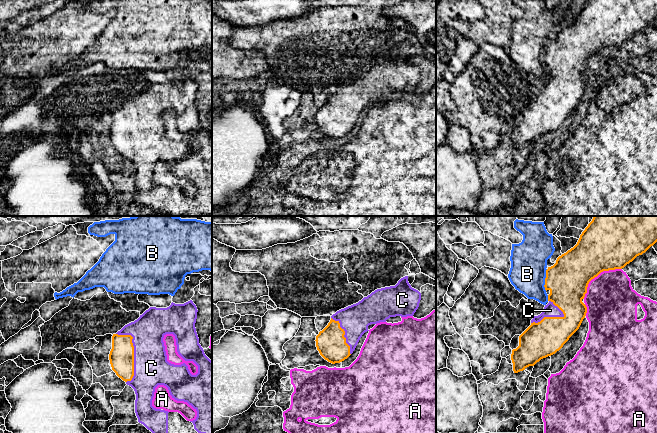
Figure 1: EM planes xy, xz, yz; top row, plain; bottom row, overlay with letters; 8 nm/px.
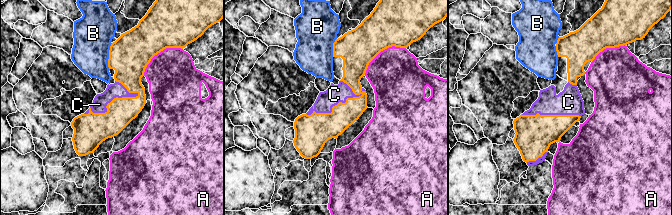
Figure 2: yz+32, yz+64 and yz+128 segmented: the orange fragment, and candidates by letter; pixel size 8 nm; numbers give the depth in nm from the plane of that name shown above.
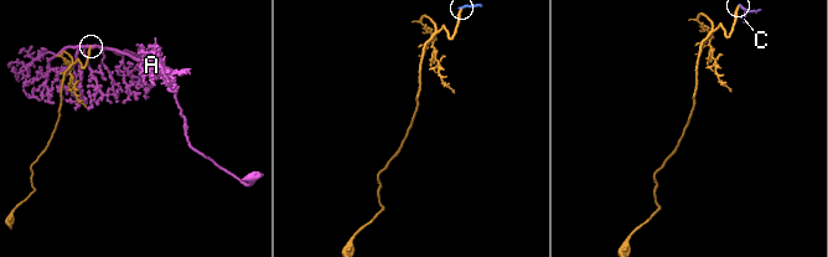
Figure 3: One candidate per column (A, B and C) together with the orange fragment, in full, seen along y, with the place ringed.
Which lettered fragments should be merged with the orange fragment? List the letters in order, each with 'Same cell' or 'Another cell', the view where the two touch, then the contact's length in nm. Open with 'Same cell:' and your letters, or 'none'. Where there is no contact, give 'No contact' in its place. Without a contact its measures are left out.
Same cell: C
A: Another cell. Touches orange in yz. Shared border 400 nm
B: Another cell. Touches orange in yz. Shared border 180 nm
C: Same cell. Touches orange in xy. Shared border 400 nm

